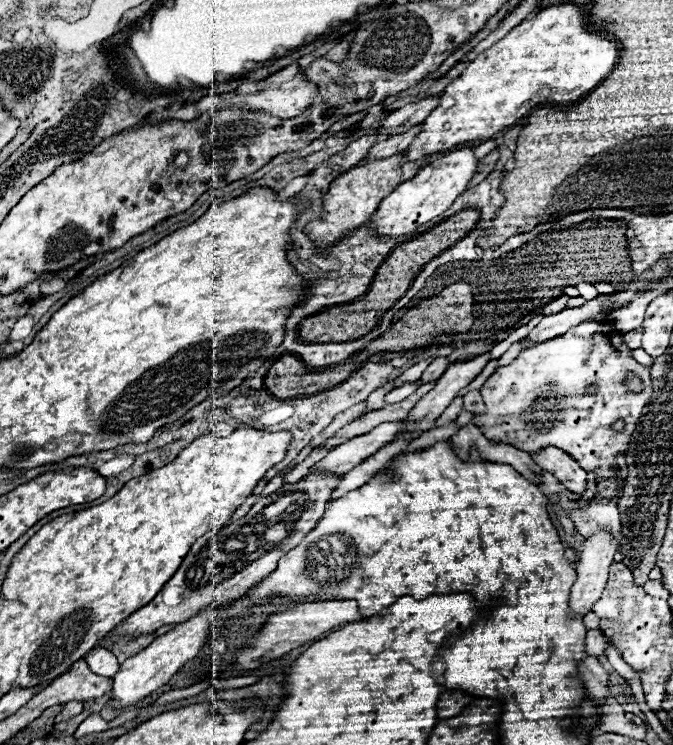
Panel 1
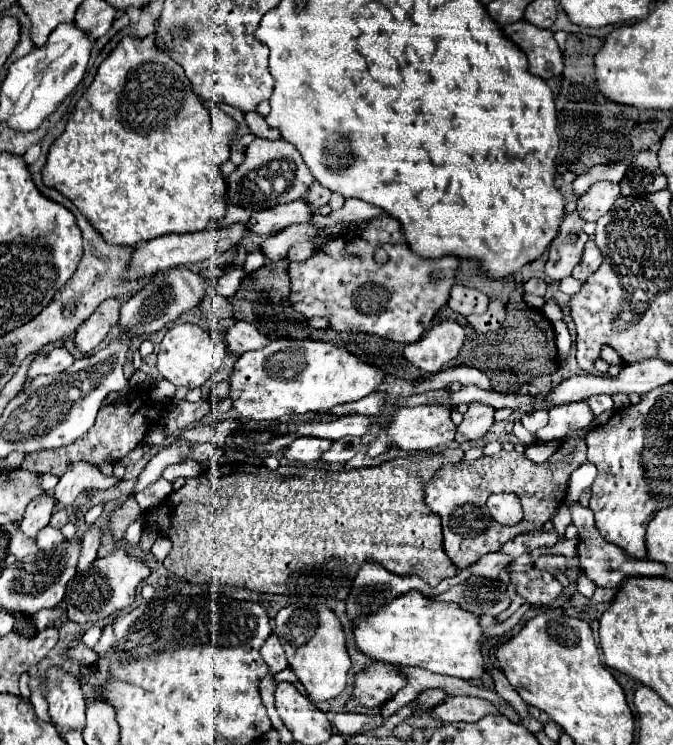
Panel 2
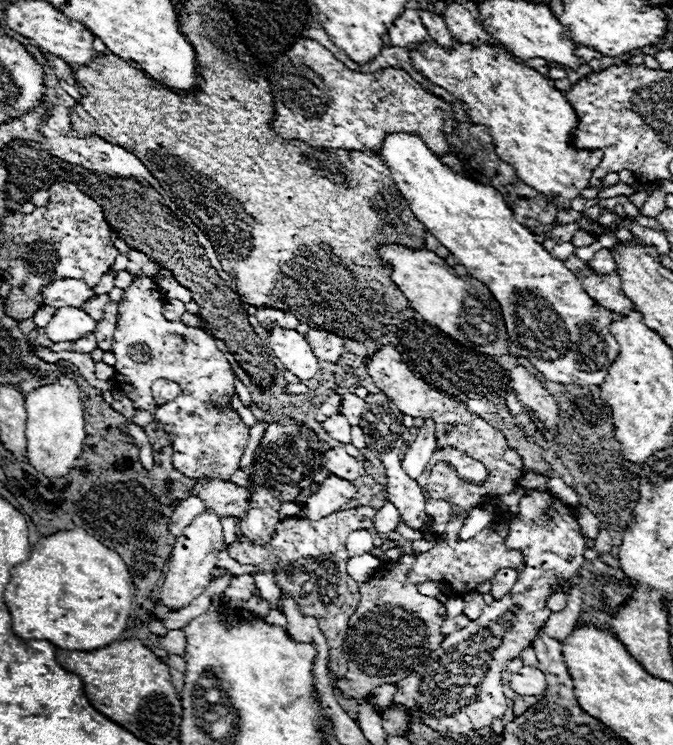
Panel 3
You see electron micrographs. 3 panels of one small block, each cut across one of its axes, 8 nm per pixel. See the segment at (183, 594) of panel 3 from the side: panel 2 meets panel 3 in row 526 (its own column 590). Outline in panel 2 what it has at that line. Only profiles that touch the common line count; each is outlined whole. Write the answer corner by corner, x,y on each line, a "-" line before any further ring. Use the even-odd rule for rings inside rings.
596,182
576,200
576,212
584,222
596,222
600,216
610,212
618,196
620,196
618,184

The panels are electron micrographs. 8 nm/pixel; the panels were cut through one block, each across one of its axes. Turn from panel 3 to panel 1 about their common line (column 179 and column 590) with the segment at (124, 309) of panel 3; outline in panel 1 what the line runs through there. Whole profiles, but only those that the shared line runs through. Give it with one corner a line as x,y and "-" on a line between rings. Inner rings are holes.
590,320
590,324
578,324
562,336
550,338
546,342
540,342
522,350
512,364
500,366
494,370
494,374
480,388
480,394
484,398
486,412
480,416
474,416
474,424
480,426
486,438
510,442
512,446
518,446
526,452
536,452
546,446
558,446
560,450
566,450
572,458
576,458
576,462
584,470
610,478
612,476
610,470
616,466
616,454
628,450
630,436
640,418
640,412
652,396
652,380
650,380
650,370
634,360
632,350
624,344
622,334
618,330
614,330
608,324
-
628,372
640,374
644,382
642,394
632,394
628,392
628,388
620,386
-
590,384
600,386
594,396
584,394
584,388
-
618,418
626,422
626,428
622,432
612,430
612,424

